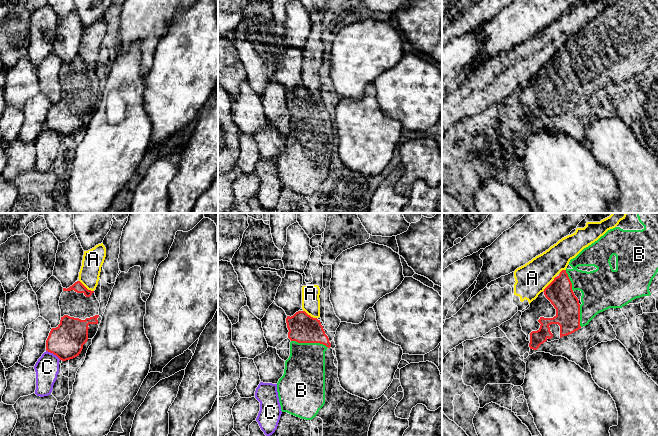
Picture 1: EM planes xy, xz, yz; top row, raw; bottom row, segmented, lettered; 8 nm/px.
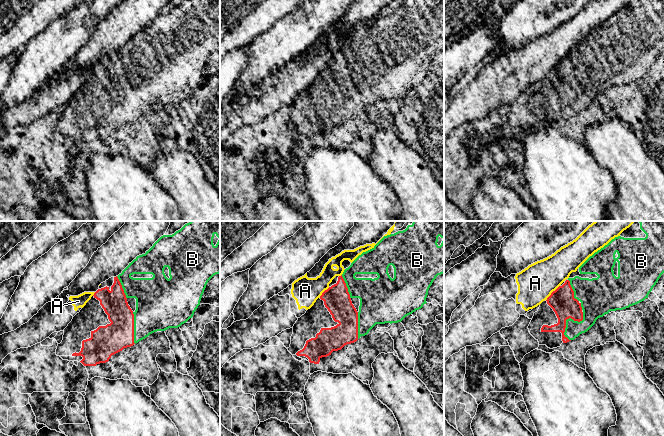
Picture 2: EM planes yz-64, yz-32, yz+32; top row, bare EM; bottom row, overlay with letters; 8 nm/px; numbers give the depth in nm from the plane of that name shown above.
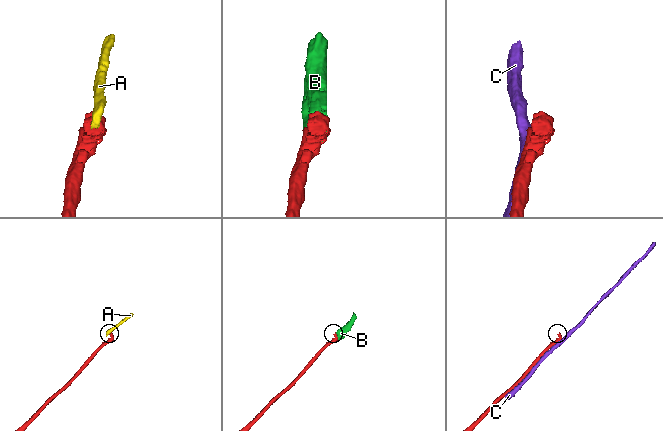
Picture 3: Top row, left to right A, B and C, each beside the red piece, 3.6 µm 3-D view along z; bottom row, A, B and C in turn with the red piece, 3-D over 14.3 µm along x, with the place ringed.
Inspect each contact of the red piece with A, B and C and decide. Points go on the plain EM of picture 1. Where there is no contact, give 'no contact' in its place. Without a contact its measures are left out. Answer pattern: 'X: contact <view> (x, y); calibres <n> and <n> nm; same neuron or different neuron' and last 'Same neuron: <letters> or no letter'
A: contact yz (549, 60); calibres 220 and 260 nm; different neuron
B: contact xz (310, 118); calibres 240 and 320 nm; same neuron
C: contact xy (53, 129); calibres 280 and 190 nm; different neuron
Same neuron: B

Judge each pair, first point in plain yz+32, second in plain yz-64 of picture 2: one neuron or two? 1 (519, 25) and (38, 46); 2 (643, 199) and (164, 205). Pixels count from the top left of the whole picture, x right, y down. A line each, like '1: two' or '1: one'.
1: one
2: two

